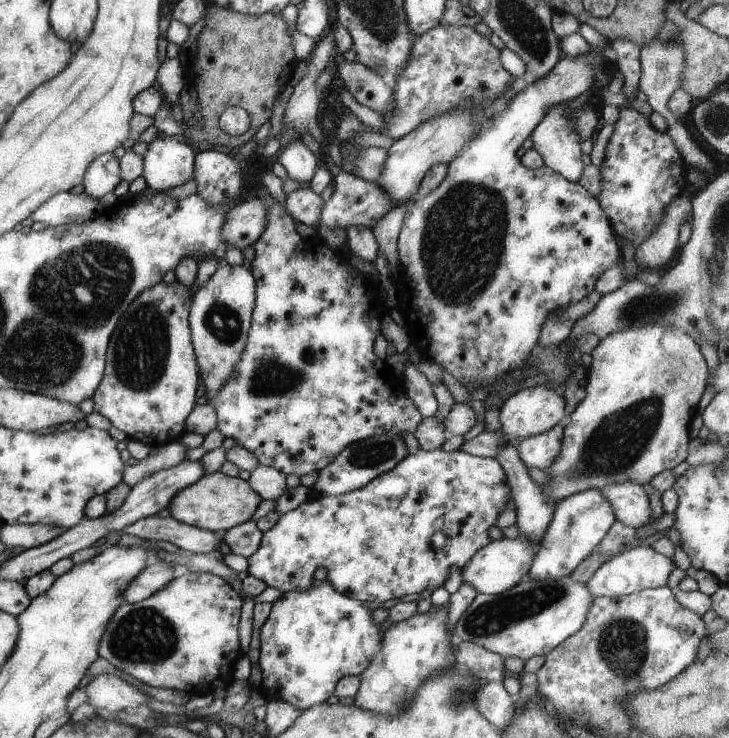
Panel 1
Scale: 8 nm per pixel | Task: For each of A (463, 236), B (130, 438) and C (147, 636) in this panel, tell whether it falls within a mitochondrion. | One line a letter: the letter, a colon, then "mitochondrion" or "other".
A: mitochondrion
B: other
C: mitochondrion

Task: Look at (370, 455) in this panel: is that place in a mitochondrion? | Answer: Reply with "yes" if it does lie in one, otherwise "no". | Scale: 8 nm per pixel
yes

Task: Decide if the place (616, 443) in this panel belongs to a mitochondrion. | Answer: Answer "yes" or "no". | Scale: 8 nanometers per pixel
yes

